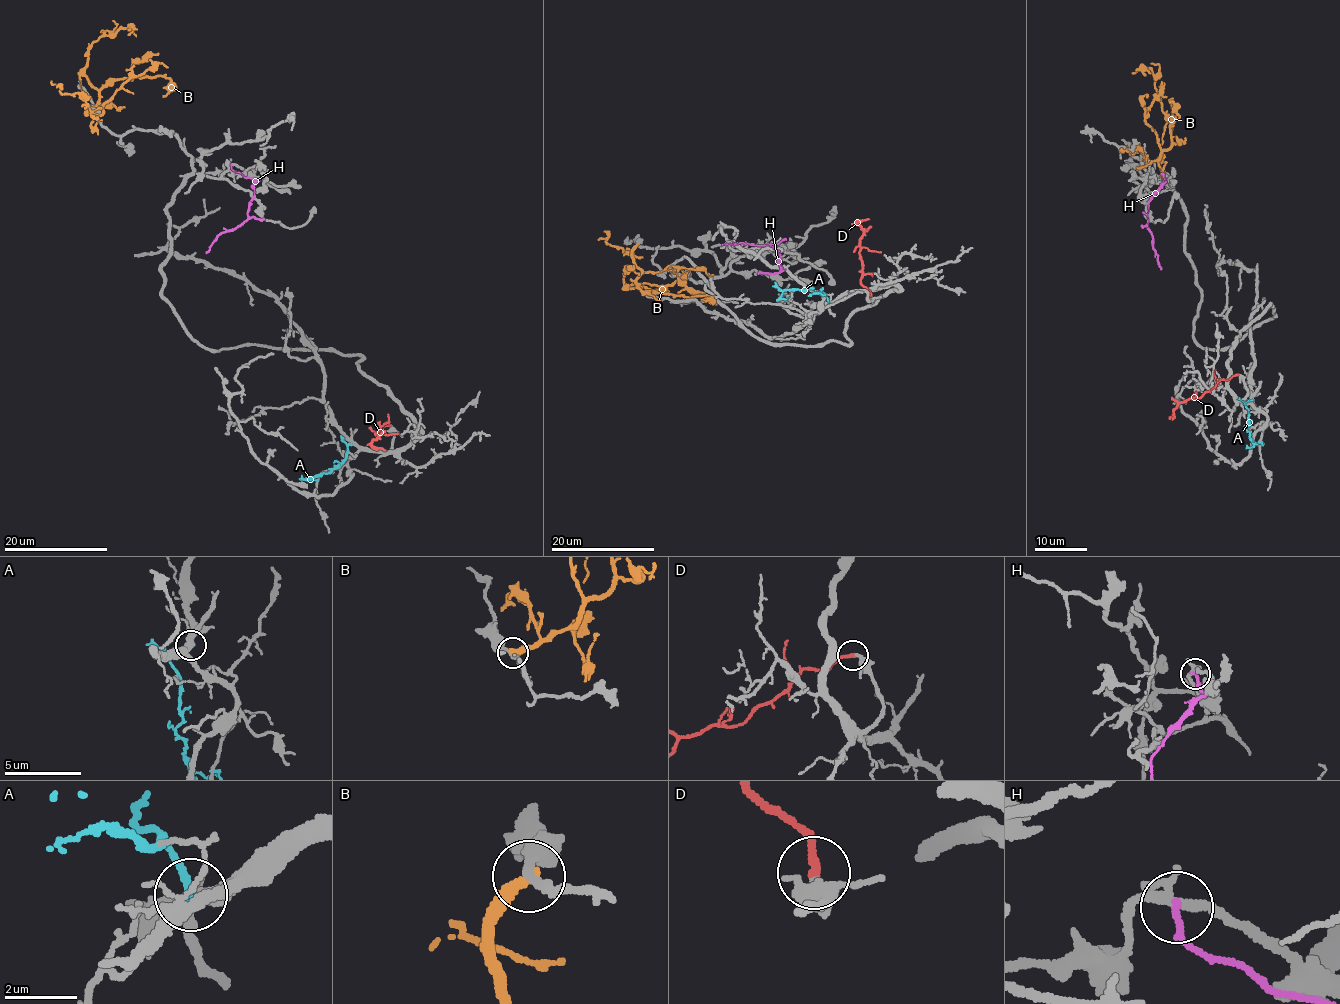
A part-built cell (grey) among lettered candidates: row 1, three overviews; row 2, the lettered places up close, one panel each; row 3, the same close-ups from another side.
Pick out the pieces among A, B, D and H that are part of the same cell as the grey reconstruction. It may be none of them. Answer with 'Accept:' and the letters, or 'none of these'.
Accept: D

